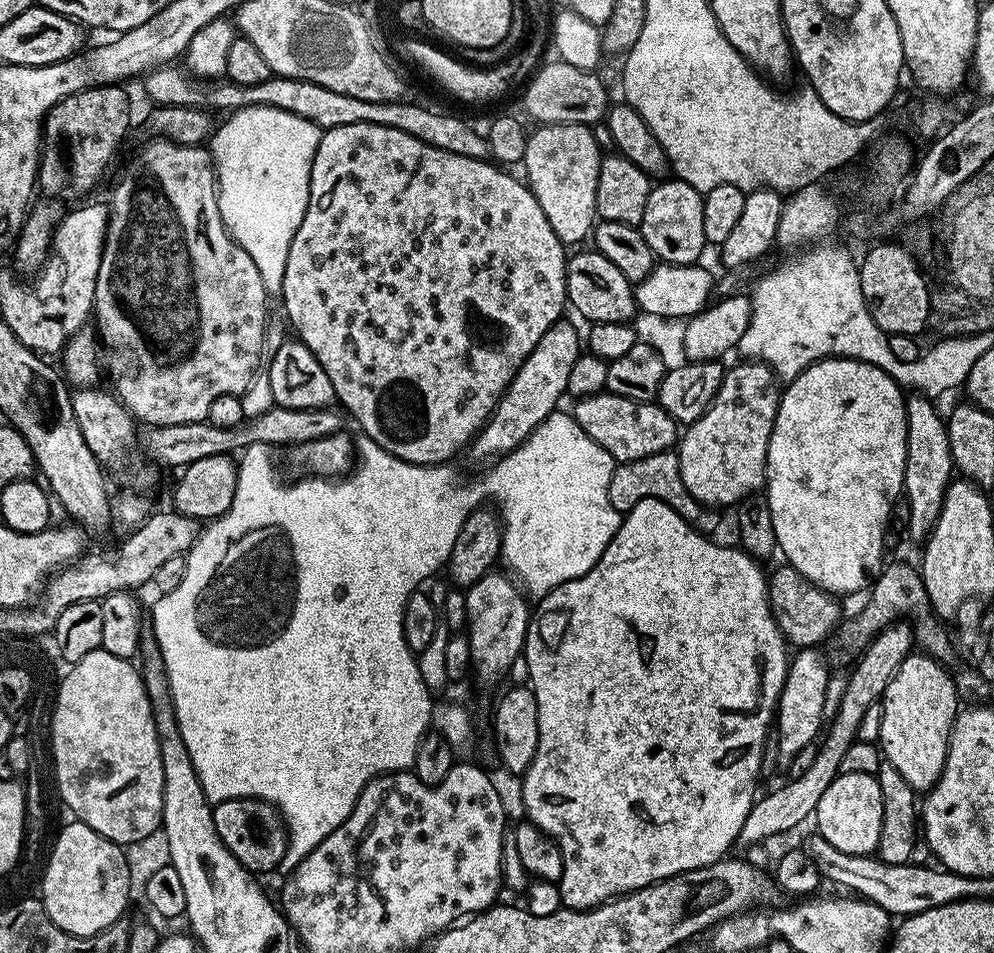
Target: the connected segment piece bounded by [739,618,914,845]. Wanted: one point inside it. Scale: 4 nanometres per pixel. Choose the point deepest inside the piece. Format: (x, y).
(782, 810)

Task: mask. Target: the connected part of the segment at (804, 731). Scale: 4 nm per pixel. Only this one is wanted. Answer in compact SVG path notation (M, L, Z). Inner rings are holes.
M819 647L802 648L789 659L786 682L782 686L782 694L776 703L774 717L774 725L780 737L778 750L781 761L792 760L794 754L798 754L802 746L813 743L825 727L824 707L826 706L826 686L830 669L820 651Z

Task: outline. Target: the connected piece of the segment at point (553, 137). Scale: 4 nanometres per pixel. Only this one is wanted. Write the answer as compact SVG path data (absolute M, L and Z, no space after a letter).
M545 124L537 127L528 138L526 154L522 161L523 179L542 206L542 214L546 214L546 220L550 226L554 226L554 234L565 246L580 244L584 239L589 239L594 225L597 223L596 199L598 198L598 172L602 151L600 144L591 127L587 124Z

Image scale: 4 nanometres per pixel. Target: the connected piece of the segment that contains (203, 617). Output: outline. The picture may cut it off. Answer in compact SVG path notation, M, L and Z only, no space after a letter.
M557 410L549 414L523 444L489 463L485 467L489 468L481 474L480 480L472 480L469 484L462 477L456 476L455 470L448 468L452 466L447 463L411 464L367 438L355 441L358 463L347 473L346 478L296 478L293 484L288 485L284 485L276 473L276 464L272 461L273 449L269 445L255 444L243 449L241 456L244 457L239 457L236 470L238 486L234 502L230 502L230 510L226 510L226 514L211 521L201 531L200 537L188 551L184 577L174 590L161 595L153 606L151 631L156 637L160 657L164 660L182 742L186 742L186 750L190 750L190 762L194 762L194 770L198 770L198 782L202 782L202 790L209 804L215 806L224 800L254 798L275 806L284 817L284 825L288 827L288 849L279 866L281 873L295 872L302 858L306 858L306 854L310 854L318 842L334 834L334 830L338 830L338 826L350 818L362 790L374 777L411 769L418 754L418 746L428 735L432 722L434 699L428 690L438 692L449 685L445 657L446 646L452 634L444 622L440 621L433 641L417 655L410 650L404 637L402 614L406 610L410 594L423 585L420 583L447 565L450 550L454 550L454 542L462 530L462 522L466 522L474 509L485 502L492 502L488 500L496 500L495 507L504 526L504 541L500 551L502 564L505 564L503 567L532 598L550 594L550 590L562 586L562 582L582 578L582 574L589 572L598 558L602 558L606 546L610 546L612 535L620 529L622 519L622 514L610 506L610 478L617 461L606 450L602 450L602 446L594 443L590 434L582 430L582 426L578 426L575 416L564 412Z

